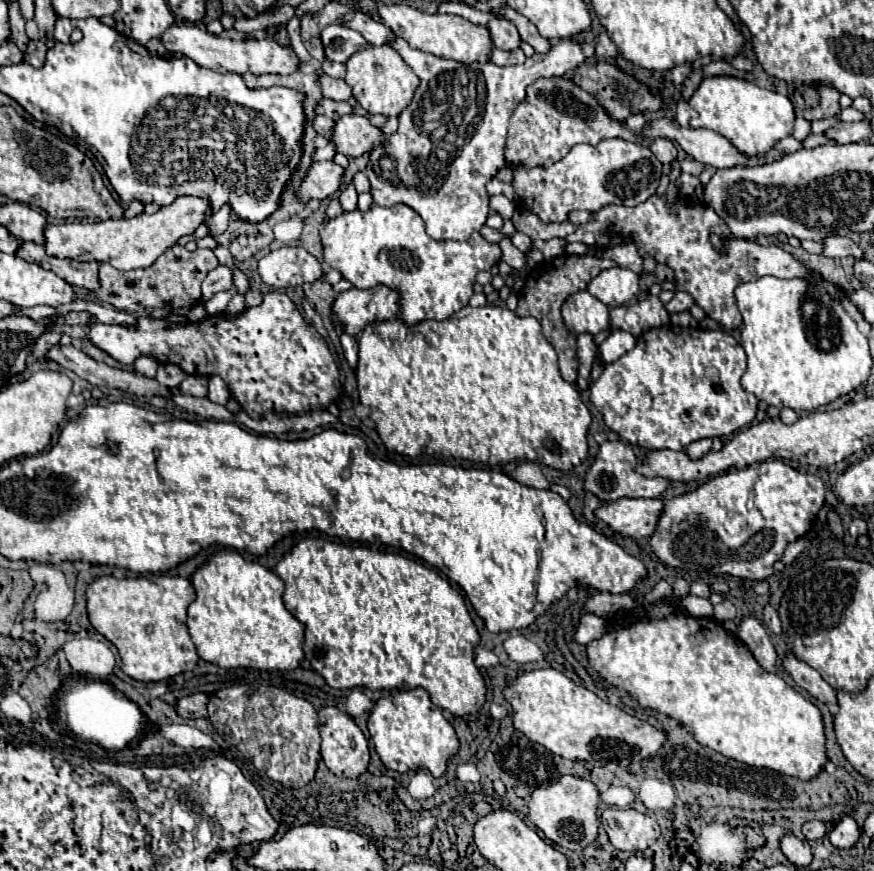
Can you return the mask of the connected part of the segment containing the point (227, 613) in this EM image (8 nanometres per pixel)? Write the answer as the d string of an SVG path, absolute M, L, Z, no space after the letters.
M218 551L196 571L192 583L196 589L196 599L188 607L188 631L192 643L198 649L198 655L204 661L224 669L250 667L282 673L300 667L300 663L304 661L304 625L284 607L284 581L278 575L258 563L246 561L234 551Z

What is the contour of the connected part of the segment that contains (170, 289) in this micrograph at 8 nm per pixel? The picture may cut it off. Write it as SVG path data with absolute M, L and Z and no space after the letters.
M174 245L154 261L154 265L136 271L118 271L110 263L100 263L100 291L94 293L96 299L114 305L126 313L140 313L146 309L180 309L198 303L200 285L208 271L218 267L218 259L210 249L186 251Z

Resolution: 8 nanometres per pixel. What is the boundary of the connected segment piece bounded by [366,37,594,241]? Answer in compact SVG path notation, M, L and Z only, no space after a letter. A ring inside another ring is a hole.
M404 39L394 41L394 49L402 55L408 67L418 75L420 87L414 93L410 105L400 113L400 125L396 135L386 135L386 147L376 147L370 153L370 163L366 167L366 175L370 179L370 195L376 205L392 207L404 203L412 207L426 223L426 233L440 241L466 241L472 231L480 231L488 217L488 193L486 183L498 173L498 169L506 167L504 161L504 143L508 133L508 119L514 107L526 97L526 87L540 77L556 77L566 71L576 69L586 59L594 57L594 47L590 43L576 43L572 39L562 39L548 53L534 53L526 59L524 65L514 67L498 67L494 63L472 63L464 65L452 59L438 59L430 53L412 49ZM476 71L482 75L486 83L486 99L478 103L476 89Z

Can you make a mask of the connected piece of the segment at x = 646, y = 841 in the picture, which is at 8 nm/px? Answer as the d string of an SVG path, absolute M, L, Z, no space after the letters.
M608 807L602 811L602 825L610 843L626 853L644 851L660 837L658 823L636 809Z

